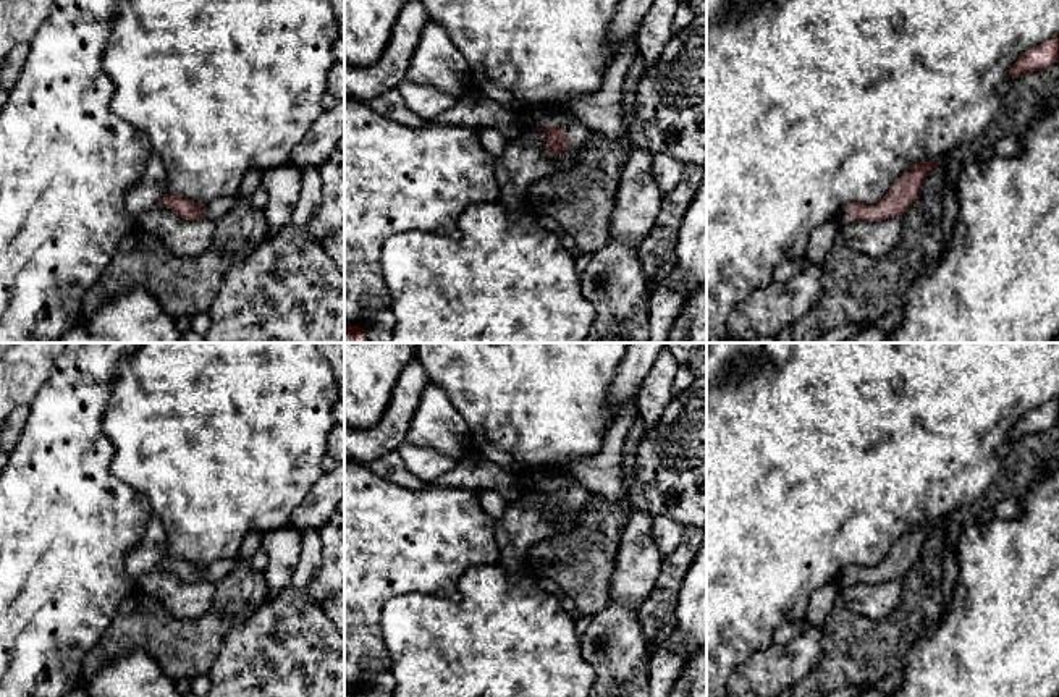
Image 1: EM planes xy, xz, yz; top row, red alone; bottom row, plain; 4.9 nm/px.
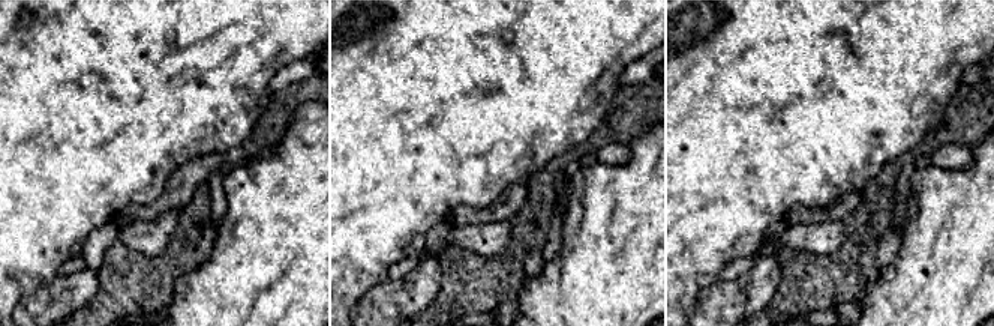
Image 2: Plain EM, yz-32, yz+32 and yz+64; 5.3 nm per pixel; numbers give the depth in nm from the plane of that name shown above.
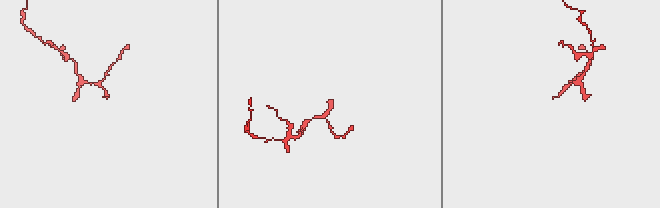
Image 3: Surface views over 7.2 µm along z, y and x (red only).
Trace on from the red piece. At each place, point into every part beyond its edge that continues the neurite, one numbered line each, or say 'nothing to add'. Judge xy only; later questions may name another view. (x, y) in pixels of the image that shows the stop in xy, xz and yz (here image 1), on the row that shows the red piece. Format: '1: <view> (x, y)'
1: xy (215, 209)

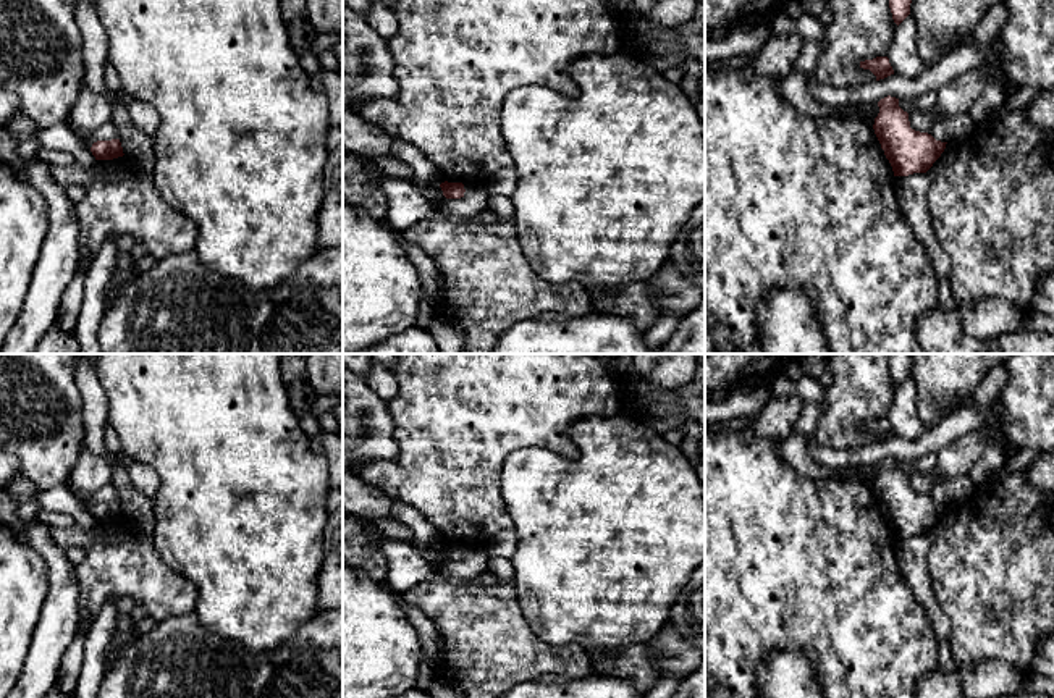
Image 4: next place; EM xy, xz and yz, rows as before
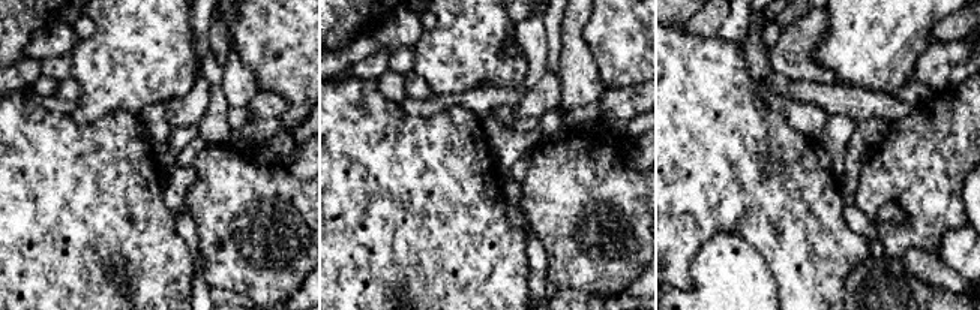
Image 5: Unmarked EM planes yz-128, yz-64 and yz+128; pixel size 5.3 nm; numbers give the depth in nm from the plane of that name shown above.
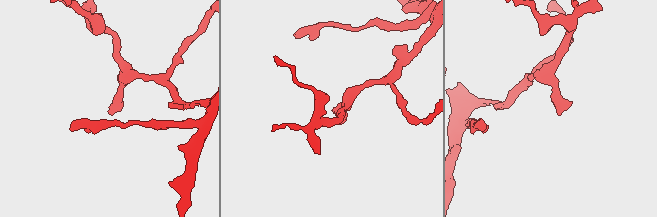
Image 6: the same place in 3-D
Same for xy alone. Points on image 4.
nothing to add

